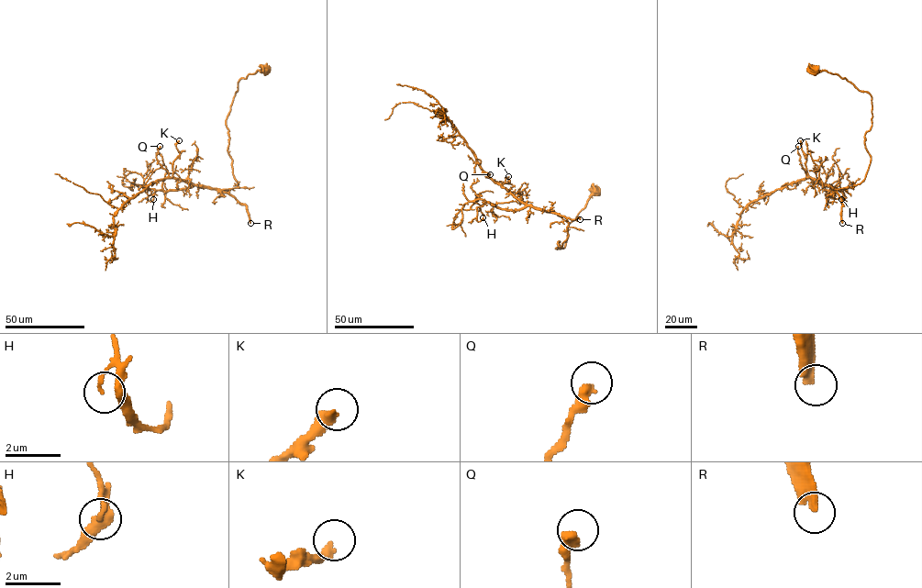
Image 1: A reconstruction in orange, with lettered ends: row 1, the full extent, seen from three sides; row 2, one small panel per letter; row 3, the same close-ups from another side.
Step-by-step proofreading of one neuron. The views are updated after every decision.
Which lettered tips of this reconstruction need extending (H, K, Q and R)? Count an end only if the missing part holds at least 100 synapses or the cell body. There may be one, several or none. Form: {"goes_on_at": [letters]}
{"goes_on_at": ["R"]}

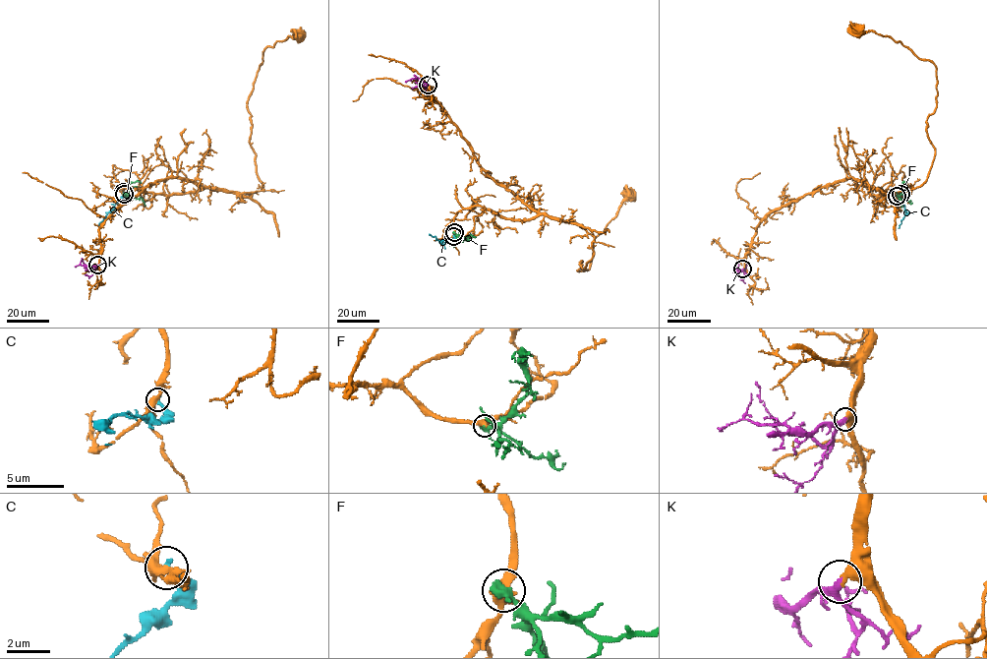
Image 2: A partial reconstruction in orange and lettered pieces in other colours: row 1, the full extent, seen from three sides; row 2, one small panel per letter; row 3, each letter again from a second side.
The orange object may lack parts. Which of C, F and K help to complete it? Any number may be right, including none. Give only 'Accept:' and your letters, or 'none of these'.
Accept: K

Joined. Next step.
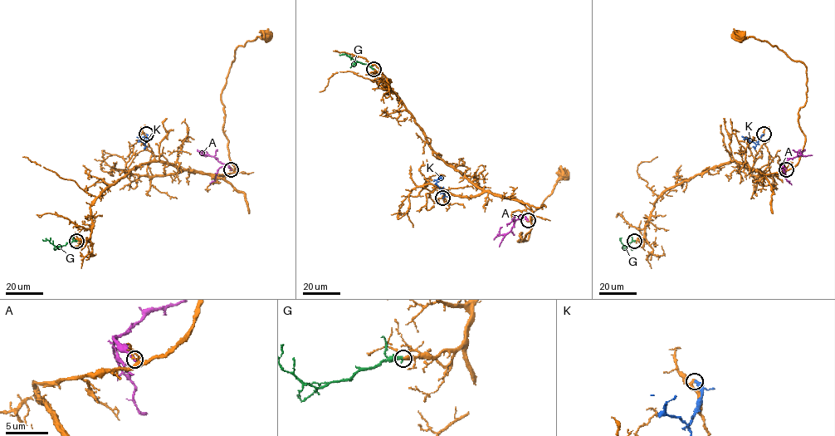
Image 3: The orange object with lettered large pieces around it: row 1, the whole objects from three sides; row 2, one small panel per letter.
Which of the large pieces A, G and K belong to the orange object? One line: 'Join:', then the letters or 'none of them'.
Join: G

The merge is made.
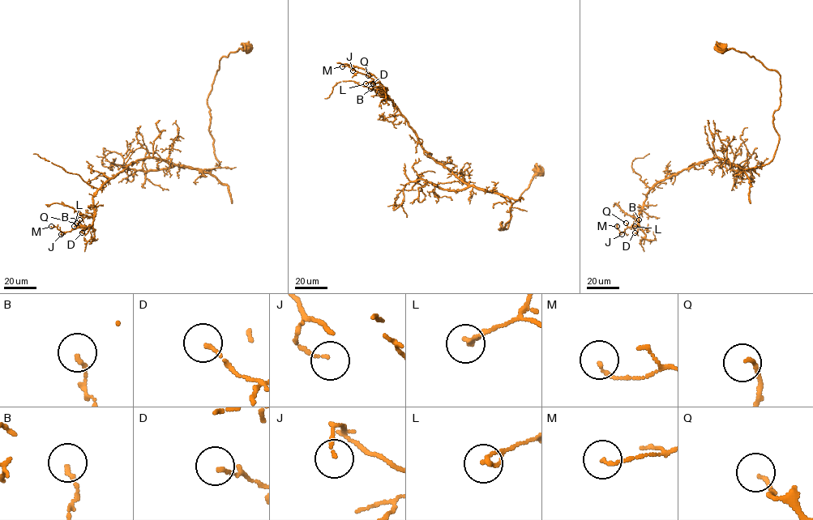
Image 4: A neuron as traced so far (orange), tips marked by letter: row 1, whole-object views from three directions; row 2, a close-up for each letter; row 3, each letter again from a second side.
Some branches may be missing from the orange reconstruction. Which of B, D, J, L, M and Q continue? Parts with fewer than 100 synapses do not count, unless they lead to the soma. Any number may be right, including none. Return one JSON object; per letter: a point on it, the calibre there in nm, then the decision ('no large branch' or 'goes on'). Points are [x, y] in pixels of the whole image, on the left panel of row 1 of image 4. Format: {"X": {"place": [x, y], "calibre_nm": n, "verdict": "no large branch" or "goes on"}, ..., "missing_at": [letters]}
{"B": {"place": [79, 219], "calibre_nm": 140, "verdict": "no large branch"}, "D": {"place": [82, 232], "calibre_nm": 120, "verdict": "no large branch"}, "J": {"place": [61, 234], "calibre_nm": 110, "verdict": "no large branch"}, "L": {"place": [74, 226], "calibre_nm": 180, "verdict": "no large branch"}, "M": {"place": [51, 226], "calibre_nm": 120, "verdict": "no large branch"}, "Q": {"place": [76, 223], "calibre_nm": 120, "verdict": "no large branch"}, "missing_at": []}

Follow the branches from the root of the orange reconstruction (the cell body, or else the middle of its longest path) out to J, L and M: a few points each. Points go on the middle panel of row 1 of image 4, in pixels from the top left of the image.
J: (539, 172), (500, 230), (511, 203), (438, 164), (384, 95), (387, 88), (353, 70)
L: (539, 172), (500, 230), (511, 203), (438, 164), (384, 95), (387, 88), (365, 83)
M: (539, 172), (500, 230), (511, 203), (438, 164), (384, 95), (387, 88), (342, 66)

